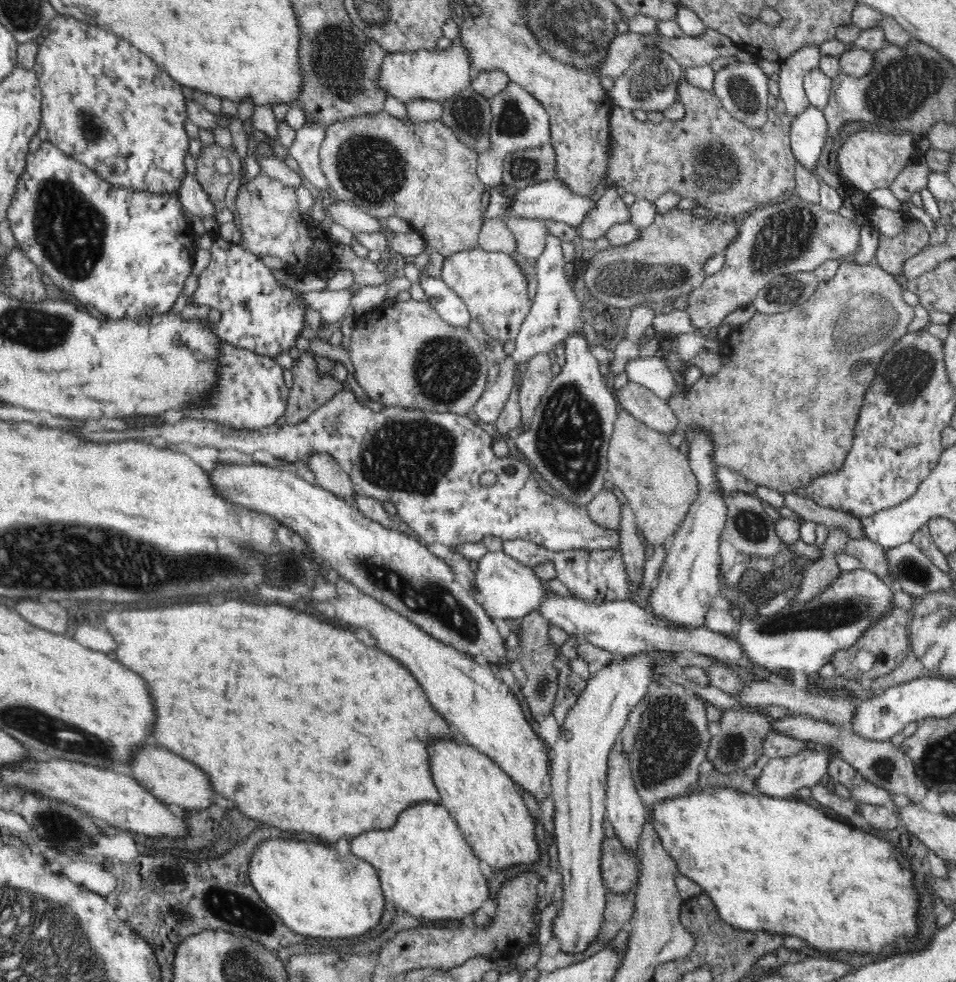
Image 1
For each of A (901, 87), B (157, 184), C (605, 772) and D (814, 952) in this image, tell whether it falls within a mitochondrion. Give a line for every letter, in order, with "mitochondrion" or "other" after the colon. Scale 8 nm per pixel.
A: mitochondrion
B: other
C: other
D: other

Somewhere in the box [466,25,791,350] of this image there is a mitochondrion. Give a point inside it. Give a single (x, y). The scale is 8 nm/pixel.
(622, 278)

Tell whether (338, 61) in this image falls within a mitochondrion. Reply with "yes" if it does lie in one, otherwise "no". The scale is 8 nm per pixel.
yes

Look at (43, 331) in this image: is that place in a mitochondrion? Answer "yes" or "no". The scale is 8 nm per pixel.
yes

